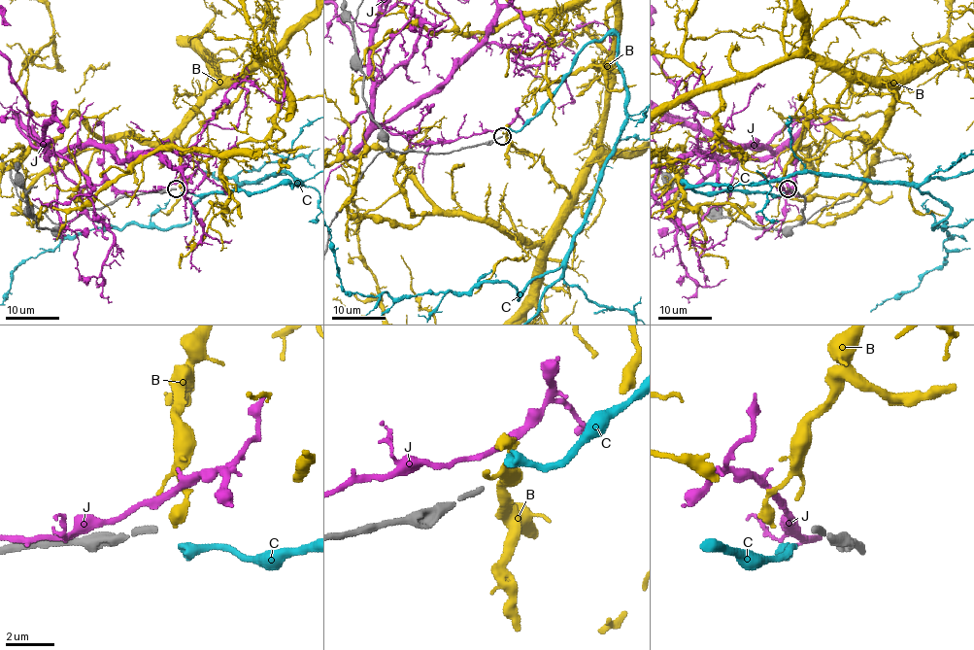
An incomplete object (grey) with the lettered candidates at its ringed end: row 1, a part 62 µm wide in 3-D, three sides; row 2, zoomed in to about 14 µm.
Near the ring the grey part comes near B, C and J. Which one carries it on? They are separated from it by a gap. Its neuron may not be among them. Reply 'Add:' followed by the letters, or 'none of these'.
Add: none of these

